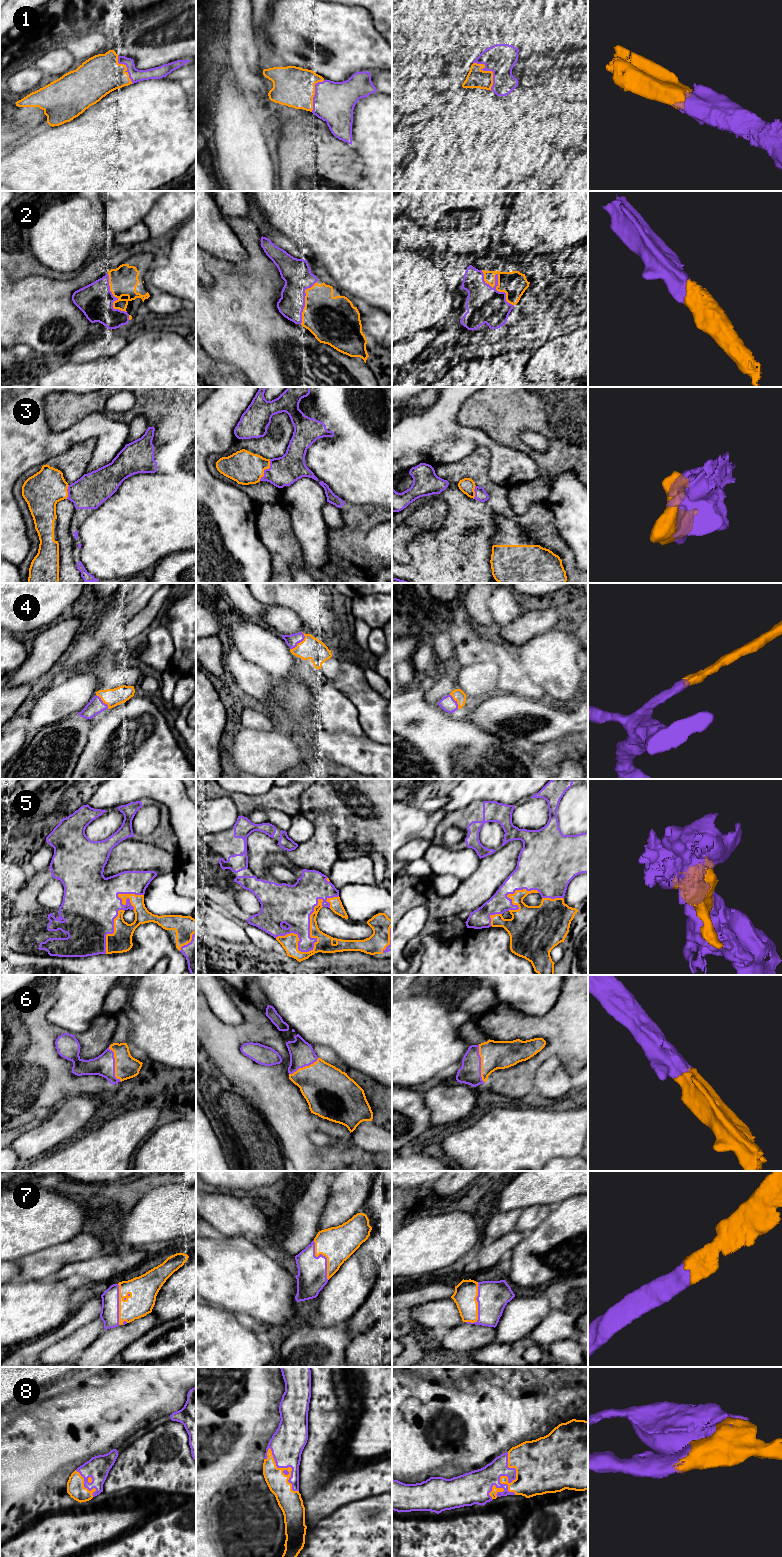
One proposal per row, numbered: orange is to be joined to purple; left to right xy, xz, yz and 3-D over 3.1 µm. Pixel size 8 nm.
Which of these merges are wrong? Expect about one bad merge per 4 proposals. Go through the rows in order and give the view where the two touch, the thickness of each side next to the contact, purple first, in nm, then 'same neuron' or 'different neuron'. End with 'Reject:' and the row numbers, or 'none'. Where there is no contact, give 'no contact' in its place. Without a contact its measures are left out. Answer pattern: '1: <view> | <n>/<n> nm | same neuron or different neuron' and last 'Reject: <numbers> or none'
1: yz | 240/160 nm | same neuron
2: yz | 300/200 nm | same neuron
3: xz | 240/260 nm | same neuron
4: xz | 100/180 nm | same neuron
5: xz | 190/140 nm | same neuron
6: xy | 180/190 nm | same neuron
7: yz | 240/190 nm | same neuron
8: xz | 280/180 nm | same neuron
Reject: none

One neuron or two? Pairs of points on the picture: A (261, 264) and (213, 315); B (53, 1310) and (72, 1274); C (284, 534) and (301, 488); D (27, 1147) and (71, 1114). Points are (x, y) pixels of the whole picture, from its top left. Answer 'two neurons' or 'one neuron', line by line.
A: one neuron
B: two neurons
C: two neurons
D: one neuron

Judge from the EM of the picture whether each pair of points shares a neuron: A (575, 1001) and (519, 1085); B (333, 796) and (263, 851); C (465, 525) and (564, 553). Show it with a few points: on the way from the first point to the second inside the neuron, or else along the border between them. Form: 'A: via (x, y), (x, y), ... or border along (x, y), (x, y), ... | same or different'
A: via (575, 1022), (534, 1064) | same
B: via (324, 820), (323, 834), (303, 854), (287, 853) | same
C: via (490, 510), (505, 509), (539, 528) | same

